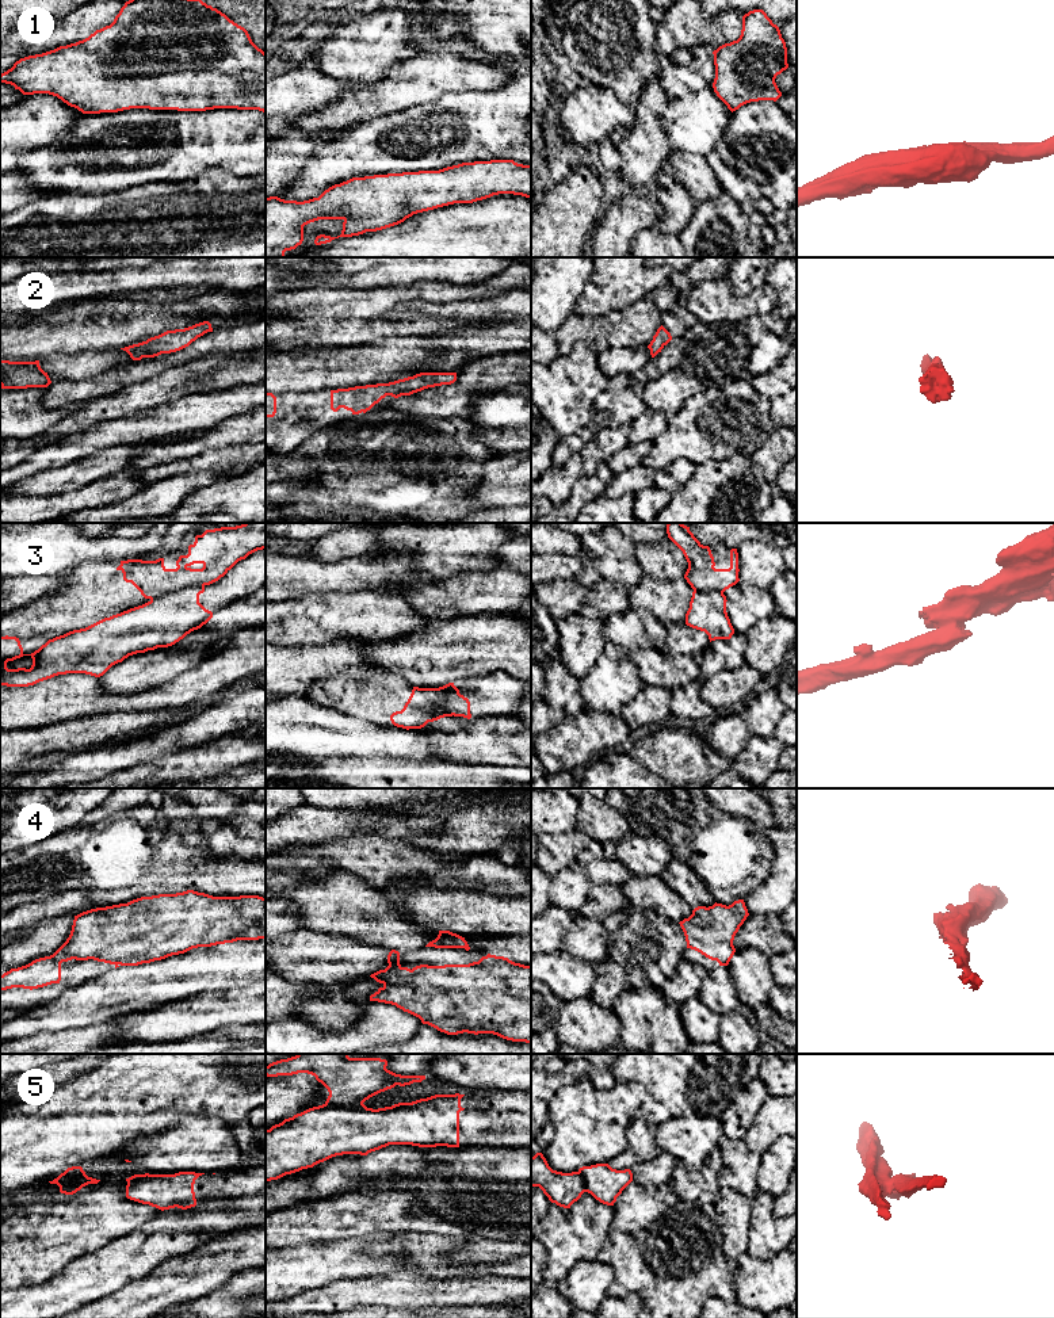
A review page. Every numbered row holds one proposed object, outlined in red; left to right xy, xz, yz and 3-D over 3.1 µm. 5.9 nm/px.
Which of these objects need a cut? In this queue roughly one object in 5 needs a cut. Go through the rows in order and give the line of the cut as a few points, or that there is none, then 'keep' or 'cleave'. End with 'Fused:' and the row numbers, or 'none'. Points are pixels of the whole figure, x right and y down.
1: no cut; keep
2: no cut; keep
3: cut in xy along (203, 585), (188, 585), (151, 600); cleave
4: no cut; keep
5: cut in xy along (88, 1177), (64, 1181), (60, 1191); cleave
Fused: 3, 5

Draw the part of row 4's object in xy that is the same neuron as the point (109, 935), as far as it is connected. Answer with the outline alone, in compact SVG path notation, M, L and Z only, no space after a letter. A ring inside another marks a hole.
M187 890L141 897L127 904L96 908L75 916L66 941L50 956L11 969L0 975L0 990L38 989L61 981L61 963L93 959L119 966L138 966L184 954L198 947L266 939L266 898L259 895L213 897Z

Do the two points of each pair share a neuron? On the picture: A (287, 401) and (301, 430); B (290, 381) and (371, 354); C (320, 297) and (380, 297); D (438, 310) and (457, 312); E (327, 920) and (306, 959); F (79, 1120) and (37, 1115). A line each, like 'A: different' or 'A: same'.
A: same
B: same
C: same
D: same
E: different
F: same

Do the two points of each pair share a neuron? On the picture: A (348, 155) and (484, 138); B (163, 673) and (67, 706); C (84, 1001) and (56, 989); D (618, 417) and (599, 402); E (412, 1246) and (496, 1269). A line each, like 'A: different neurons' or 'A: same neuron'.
A: same neuron
B: different neurons
C: different neurons
D: same neuron
E: same neuron

